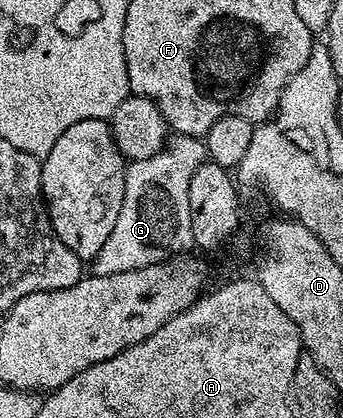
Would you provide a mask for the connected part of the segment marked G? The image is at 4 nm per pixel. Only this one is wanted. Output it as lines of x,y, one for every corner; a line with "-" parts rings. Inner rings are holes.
175,135
170,140
169,149
126,164
121,213
117,213
117,225
113,225
109,241
101,245
101,253
97,253
93,261
94,274
125,273
129,269
162,263
192,250
195,238
191,232
189,181
206,159
207,144
202,138

